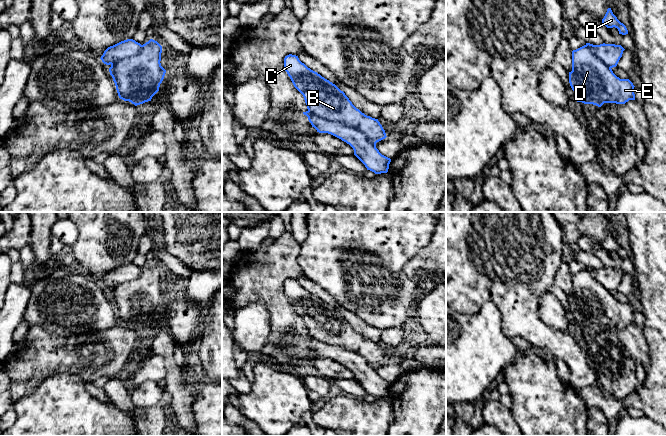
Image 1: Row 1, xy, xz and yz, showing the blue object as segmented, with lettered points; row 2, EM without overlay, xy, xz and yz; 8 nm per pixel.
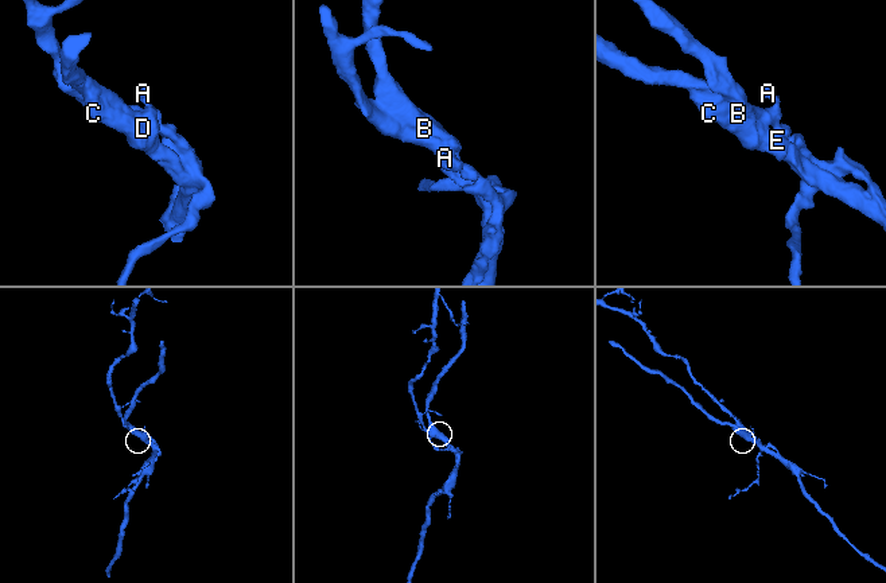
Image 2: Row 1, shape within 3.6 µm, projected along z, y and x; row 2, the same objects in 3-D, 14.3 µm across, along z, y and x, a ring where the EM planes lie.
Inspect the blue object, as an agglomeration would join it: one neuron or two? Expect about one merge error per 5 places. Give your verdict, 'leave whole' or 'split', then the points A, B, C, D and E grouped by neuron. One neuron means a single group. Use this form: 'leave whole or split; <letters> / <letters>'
split; A / B C D E

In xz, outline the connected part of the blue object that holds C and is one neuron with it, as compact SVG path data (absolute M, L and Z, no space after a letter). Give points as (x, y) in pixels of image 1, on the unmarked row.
M292 278L285 280L284 293L294 311L303 319L309 336L360 354L375 367L387 361L378 343L362 337L343 315L308 292L298 280Z

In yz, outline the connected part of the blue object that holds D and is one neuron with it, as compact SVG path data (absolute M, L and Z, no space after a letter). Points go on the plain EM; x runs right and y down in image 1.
M589 269L572 275L572 295L569 296L569 307L575 317L577 326L601 331L604 327L625 328L635 324L634 309L629 303L620 303L612 293L595 280Z

